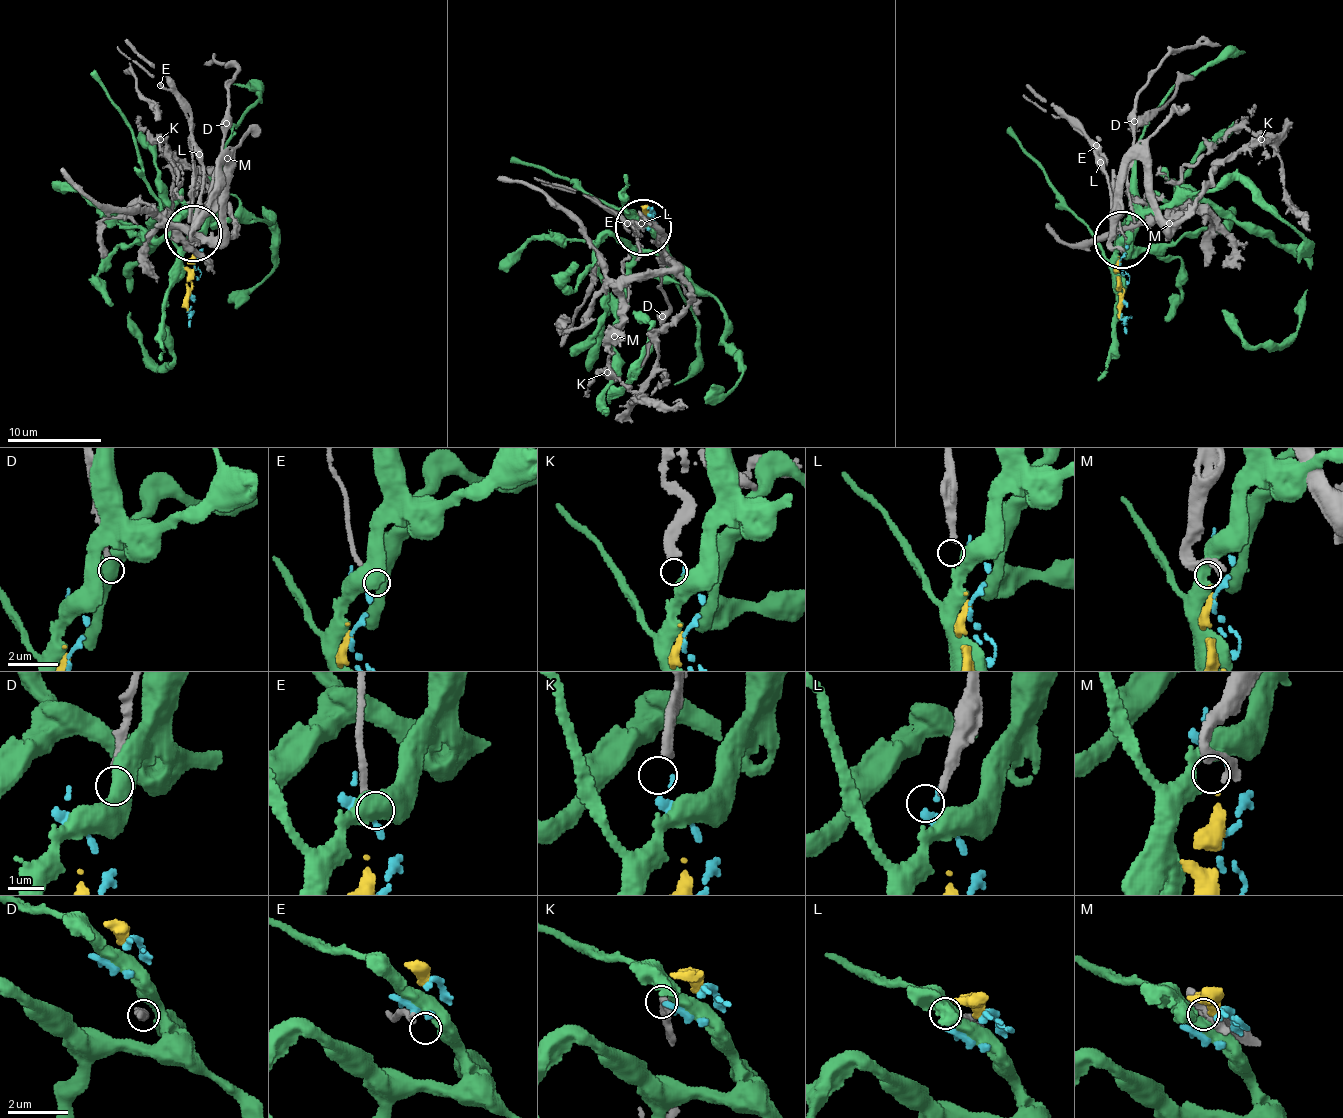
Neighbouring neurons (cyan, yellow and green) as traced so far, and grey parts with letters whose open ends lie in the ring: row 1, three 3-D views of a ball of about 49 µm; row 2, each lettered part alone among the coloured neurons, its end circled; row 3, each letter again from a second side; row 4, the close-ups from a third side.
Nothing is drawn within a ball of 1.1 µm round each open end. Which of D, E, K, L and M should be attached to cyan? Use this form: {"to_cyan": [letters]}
{"to_cyan": ["K"]}

